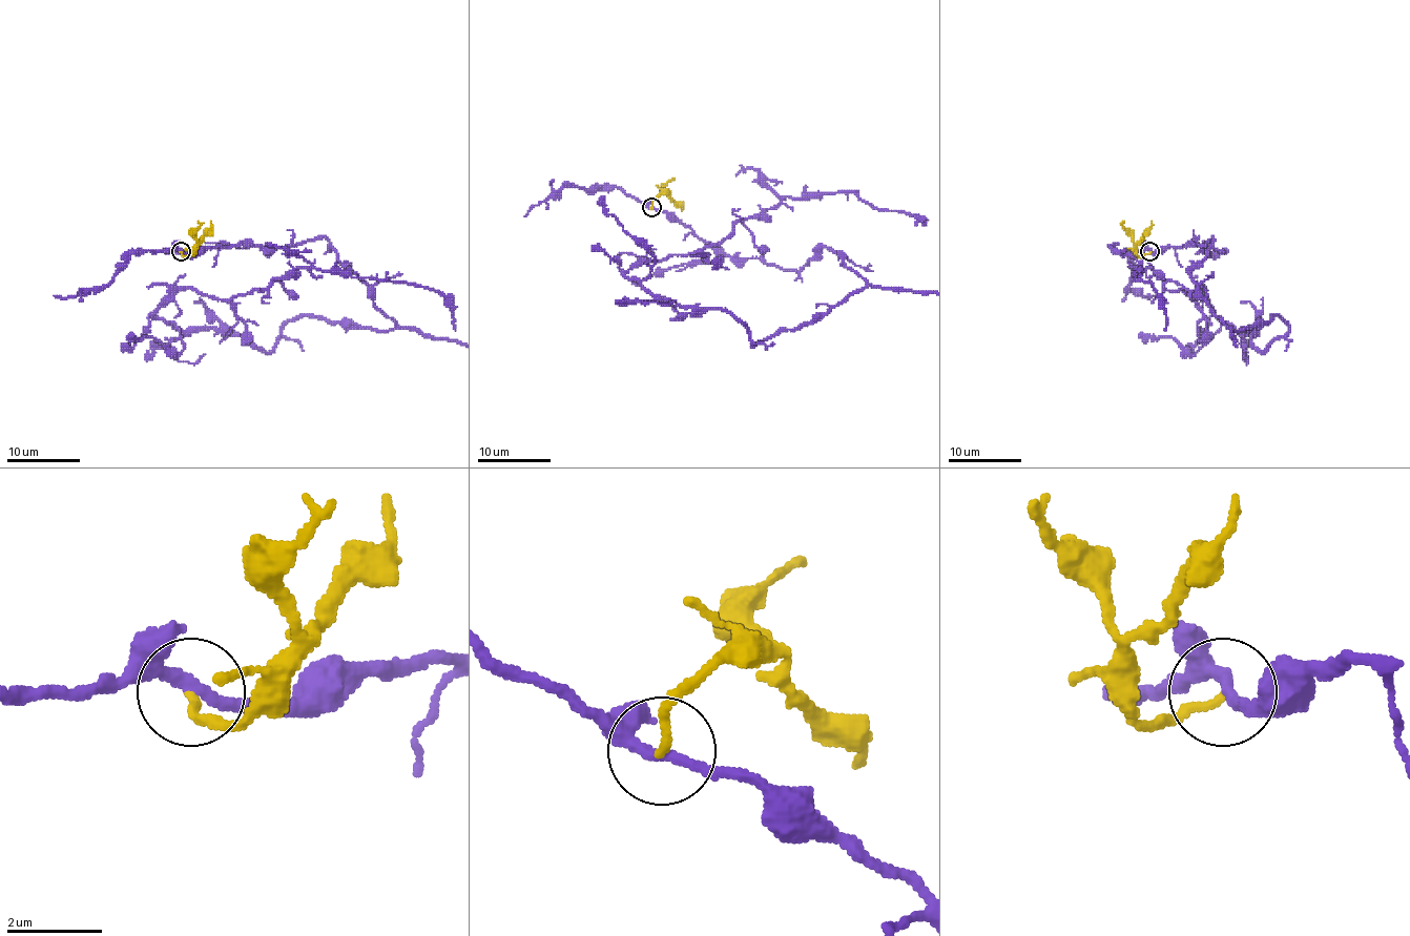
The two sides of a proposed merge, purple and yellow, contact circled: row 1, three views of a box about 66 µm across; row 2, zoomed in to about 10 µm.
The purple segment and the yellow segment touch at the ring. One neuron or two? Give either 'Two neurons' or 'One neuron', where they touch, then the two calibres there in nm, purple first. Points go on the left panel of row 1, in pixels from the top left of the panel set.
Two neurons. Place: (181, 251). Thickness 240 nm (purple) against 180 nm

